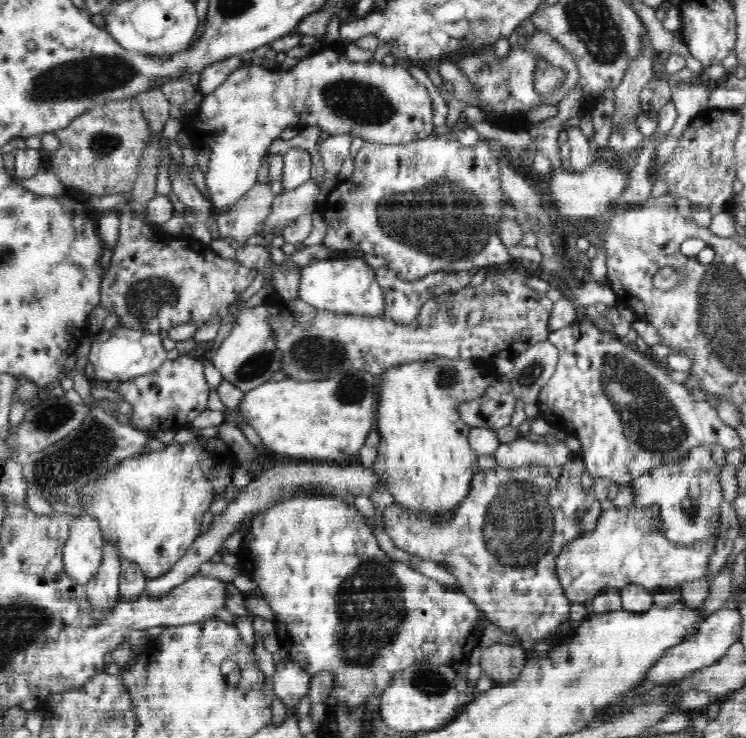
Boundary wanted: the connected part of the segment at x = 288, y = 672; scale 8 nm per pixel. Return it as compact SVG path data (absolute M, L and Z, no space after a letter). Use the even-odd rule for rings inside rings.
M292 660L280 661L275 664L273 674L274 694L287 708L289 716L296 716L296 702L307 696L311 674Z

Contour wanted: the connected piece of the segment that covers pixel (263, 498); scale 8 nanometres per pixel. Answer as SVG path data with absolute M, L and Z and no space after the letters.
M284 464L264 471L264 474L257 474L248 487L239 489L237 498L230 502L228 508L214 517L210 530L202 534L190 546L187 554L181 557L166 574L158 578L147 580L144 591L150 597L161 597L170 592L175 586L181 585L188 578L198 574L200 564L208 562L214 555L219 554L224 542L235 532L243 528L246 517L254 516L256 513L266 511L268 508L287 500L288 498L307 496L307 495L325 495L328 497L344 497L345 495L370 496L376 486L381 484L376 472L370 467L361 465L351 466L330 466L330 464Z

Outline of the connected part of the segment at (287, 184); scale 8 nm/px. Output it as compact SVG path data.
M291 148L283 157L284 166L277 191L294 190L310 179L310 166L312 160L308 151L302 148Z

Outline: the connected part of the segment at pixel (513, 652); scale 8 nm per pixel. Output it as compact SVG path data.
M494 643L482 649L481 667L483 673L495 684L508 683L518 678L527 656L521 647Z

